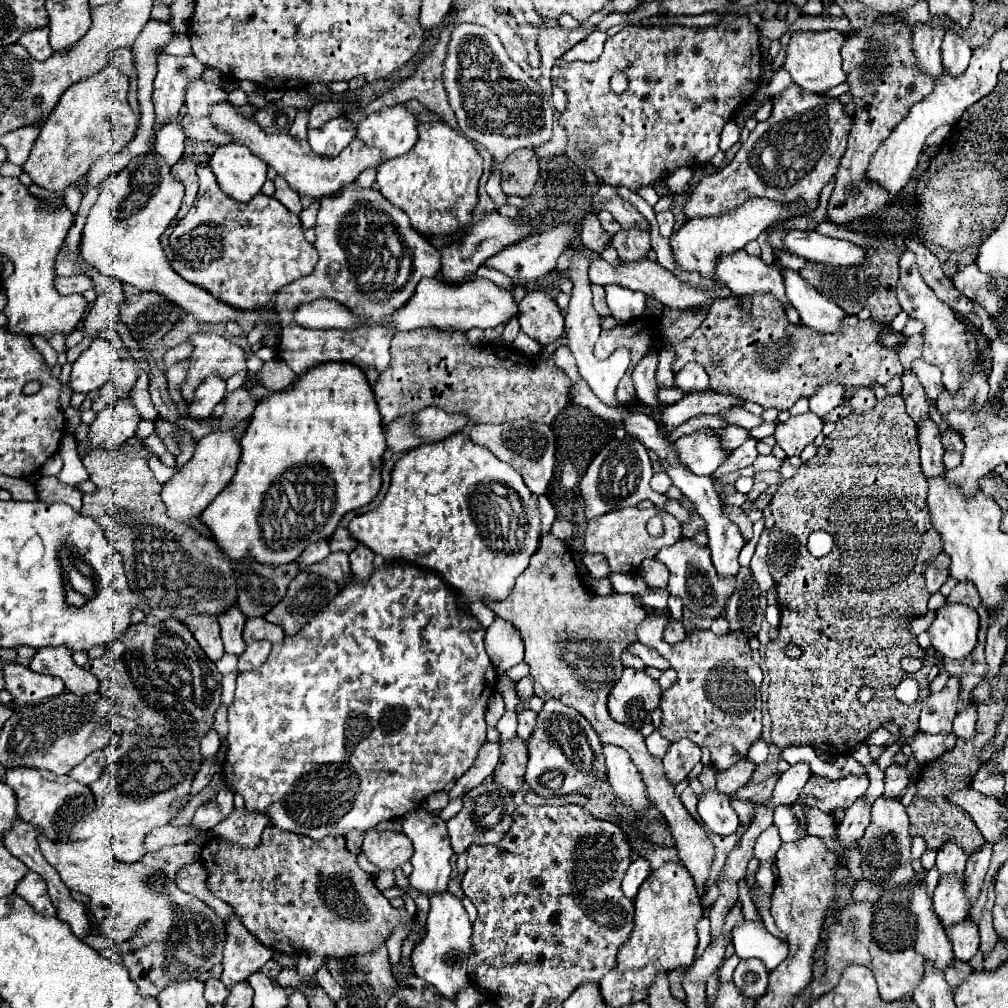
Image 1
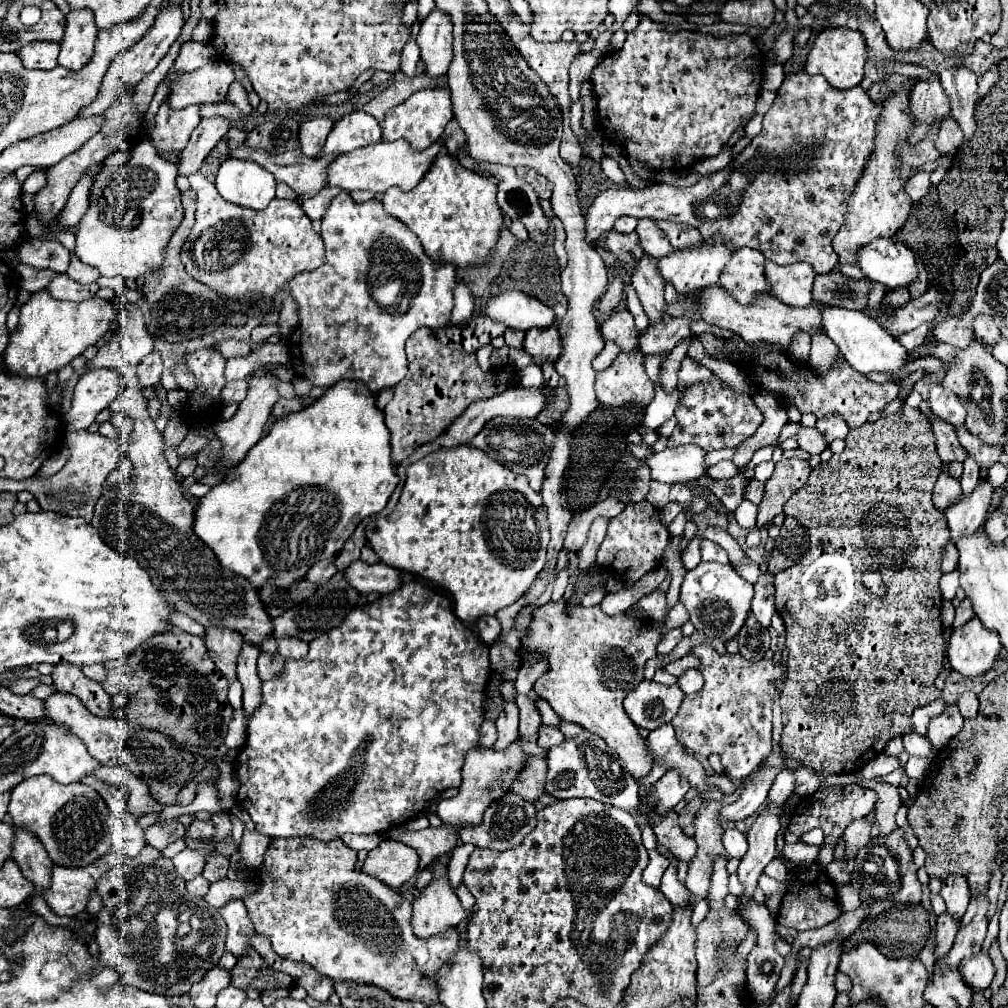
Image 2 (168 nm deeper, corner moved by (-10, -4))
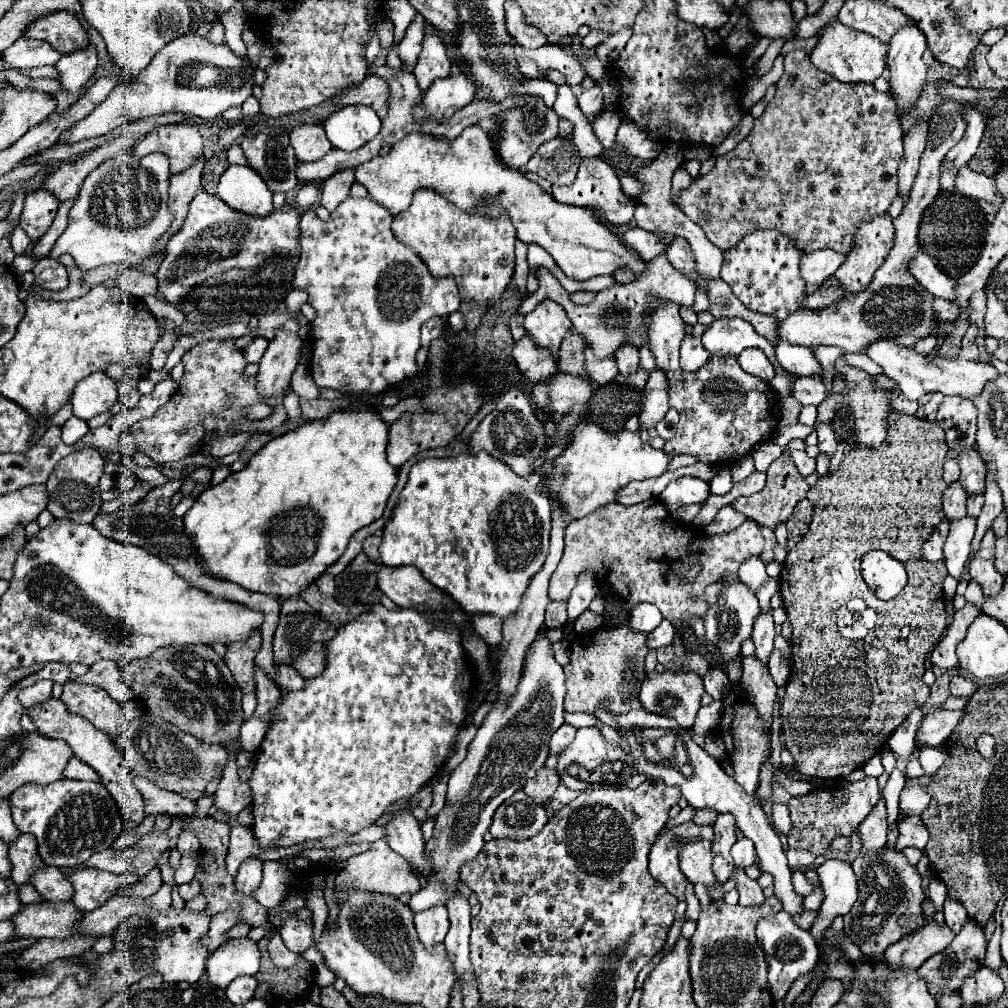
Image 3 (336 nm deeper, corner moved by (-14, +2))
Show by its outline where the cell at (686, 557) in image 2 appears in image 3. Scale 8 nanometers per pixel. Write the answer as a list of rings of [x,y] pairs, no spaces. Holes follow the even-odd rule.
[[[724,506],[716,518],[702,528],[702,536],[716,536],[716,534],[728,534],[732,530],[736,530],[738,526],[742,526],[746,522],[746,516],[742,516],[740,512],[736,512],[732,506]]]

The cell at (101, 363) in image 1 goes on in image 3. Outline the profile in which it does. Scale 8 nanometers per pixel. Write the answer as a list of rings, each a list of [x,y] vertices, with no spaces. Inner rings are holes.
[[[94,372],[82,378],[72,394],[72,408],[74,416],[82,420],[90,420],[98,414],[108,412],[118,394],[118,384],[106,376],[106,372]]]

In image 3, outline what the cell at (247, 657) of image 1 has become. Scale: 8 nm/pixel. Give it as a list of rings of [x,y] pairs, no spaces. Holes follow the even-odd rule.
[[[276,664],[276,684],[282,688],[302,688],[304,678],[290,664]]]

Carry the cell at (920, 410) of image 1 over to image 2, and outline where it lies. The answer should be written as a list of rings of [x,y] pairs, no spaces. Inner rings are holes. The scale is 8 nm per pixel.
[[[936,416],[930,418],[934,436],[936,436],[936,446],[938,446],[938,456],[942,462],[964,462],[966,460],[966,450],[956,438],[956,432],[952,426],[946,422],[936,420]]]

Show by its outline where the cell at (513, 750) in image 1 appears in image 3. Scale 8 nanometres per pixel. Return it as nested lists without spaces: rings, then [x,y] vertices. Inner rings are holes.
[[[542,766],[542,768],[536,772],[534,778],[526,780],[526,784],[524,784],[522,790],[524,790],[532,800],[536,800],[538,804],[548,804],[548,800],[552,798],[552,794],[554,794],[554,790],[556,790],[558,784],[560,784],[558,772],[546,768],[546,766]]]

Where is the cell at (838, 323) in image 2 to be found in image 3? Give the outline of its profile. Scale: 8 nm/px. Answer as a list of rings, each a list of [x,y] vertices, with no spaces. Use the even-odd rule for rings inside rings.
[[[874,340],[864,350],[868,358],[872,358],[878,366],[882,366],[882,372],[898,386],[898,390],[908,400],[920,400],[926,394],[958,394],[962,398],[974,396],[982,392],[984,384],[988,380],[994,380],[998,376],[996,368],[988,362],[970,362],[964,358],[938,358],[938,356],[922,356],[914,348],[904,348],[896,344],[894,340]]]

